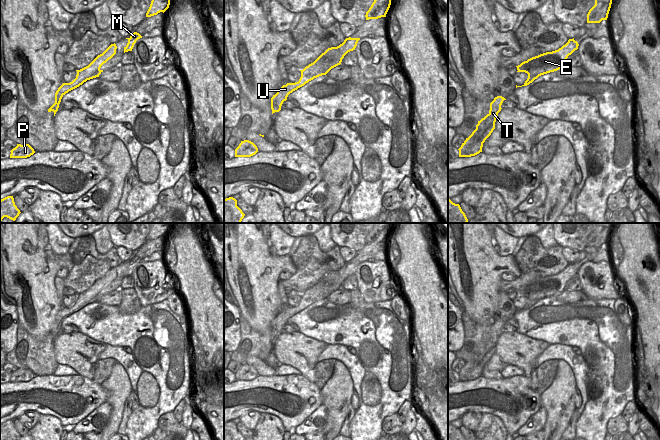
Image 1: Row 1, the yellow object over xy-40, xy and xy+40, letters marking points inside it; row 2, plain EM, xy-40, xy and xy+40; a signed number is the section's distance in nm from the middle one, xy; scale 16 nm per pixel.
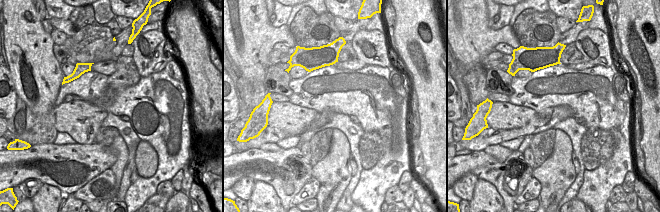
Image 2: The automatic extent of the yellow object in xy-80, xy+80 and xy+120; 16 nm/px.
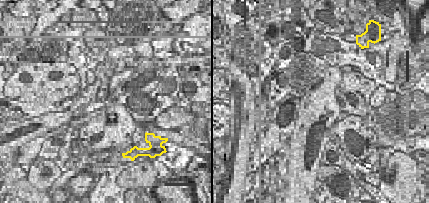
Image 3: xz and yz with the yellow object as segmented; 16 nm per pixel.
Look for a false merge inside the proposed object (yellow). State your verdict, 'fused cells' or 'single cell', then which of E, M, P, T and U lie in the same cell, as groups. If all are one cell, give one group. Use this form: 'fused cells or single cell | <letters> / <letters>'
fused cells | E M / P T U

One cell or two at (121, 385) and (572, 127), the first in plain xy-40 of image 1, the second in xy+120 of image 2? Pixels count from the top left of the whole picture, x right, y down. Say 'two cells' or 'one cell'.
two cells

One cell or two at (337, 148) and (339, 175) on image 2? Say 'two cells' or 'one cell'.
one cell

